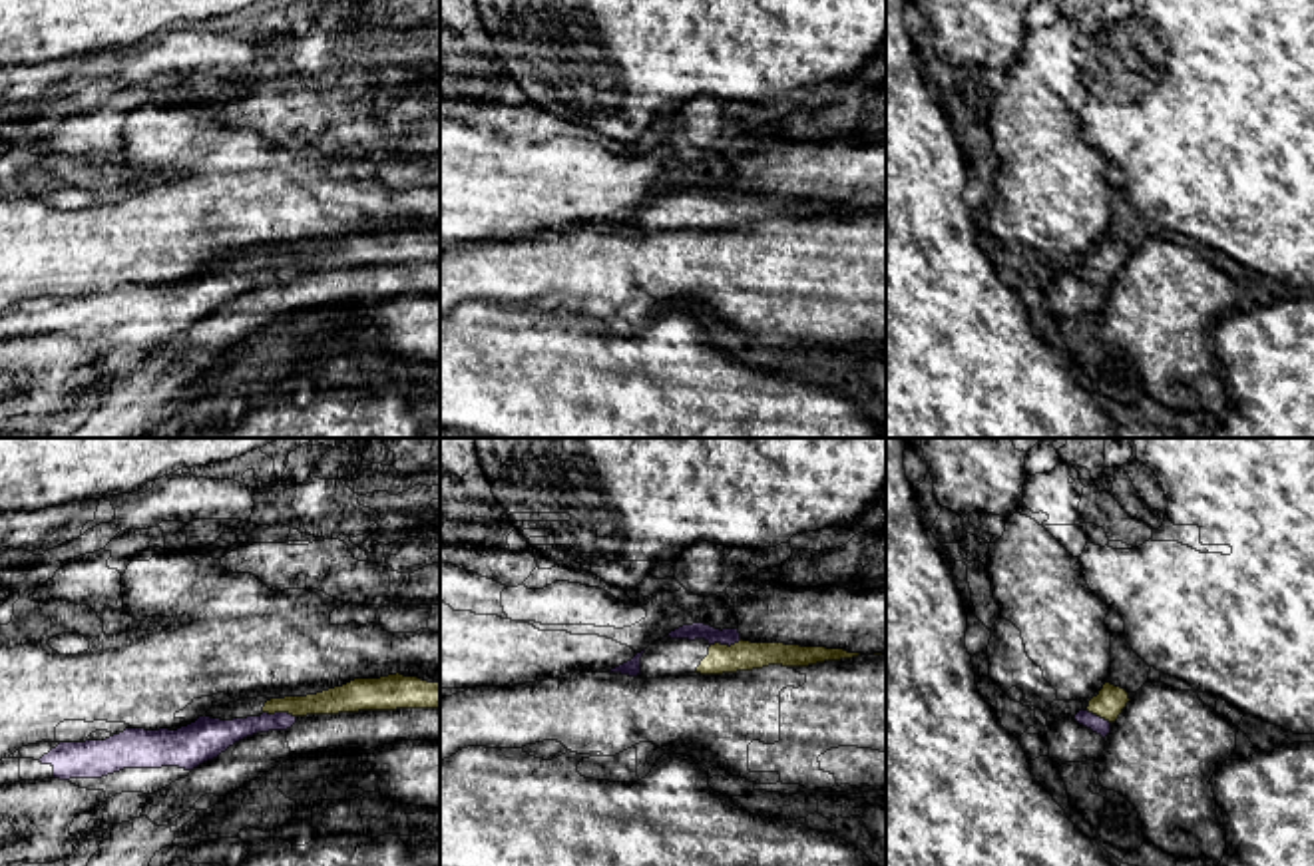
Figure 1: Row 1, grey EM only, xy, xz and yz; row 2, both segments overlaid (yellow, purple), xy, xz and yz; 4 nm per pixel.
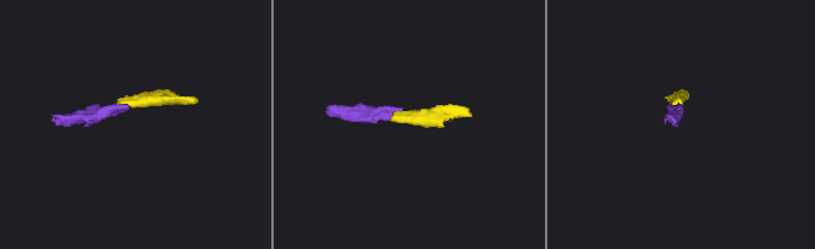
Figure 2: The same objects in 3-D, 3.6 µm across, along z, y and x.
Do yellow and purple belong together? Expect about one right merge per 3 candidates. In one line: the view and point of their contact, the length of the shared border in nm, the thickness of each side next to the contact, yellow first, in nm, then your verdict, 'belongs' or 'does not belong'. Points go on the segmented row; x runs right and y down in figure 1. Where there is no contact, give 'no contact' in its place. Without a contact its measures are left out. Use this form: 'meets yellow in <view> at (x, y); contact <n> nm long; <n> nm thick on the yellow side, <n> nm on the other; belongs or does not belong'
meets yellow in xy at (279, 711); contact 140 nm long; 110 nm thick on the yellow side, 110 nm on the other; belongs

